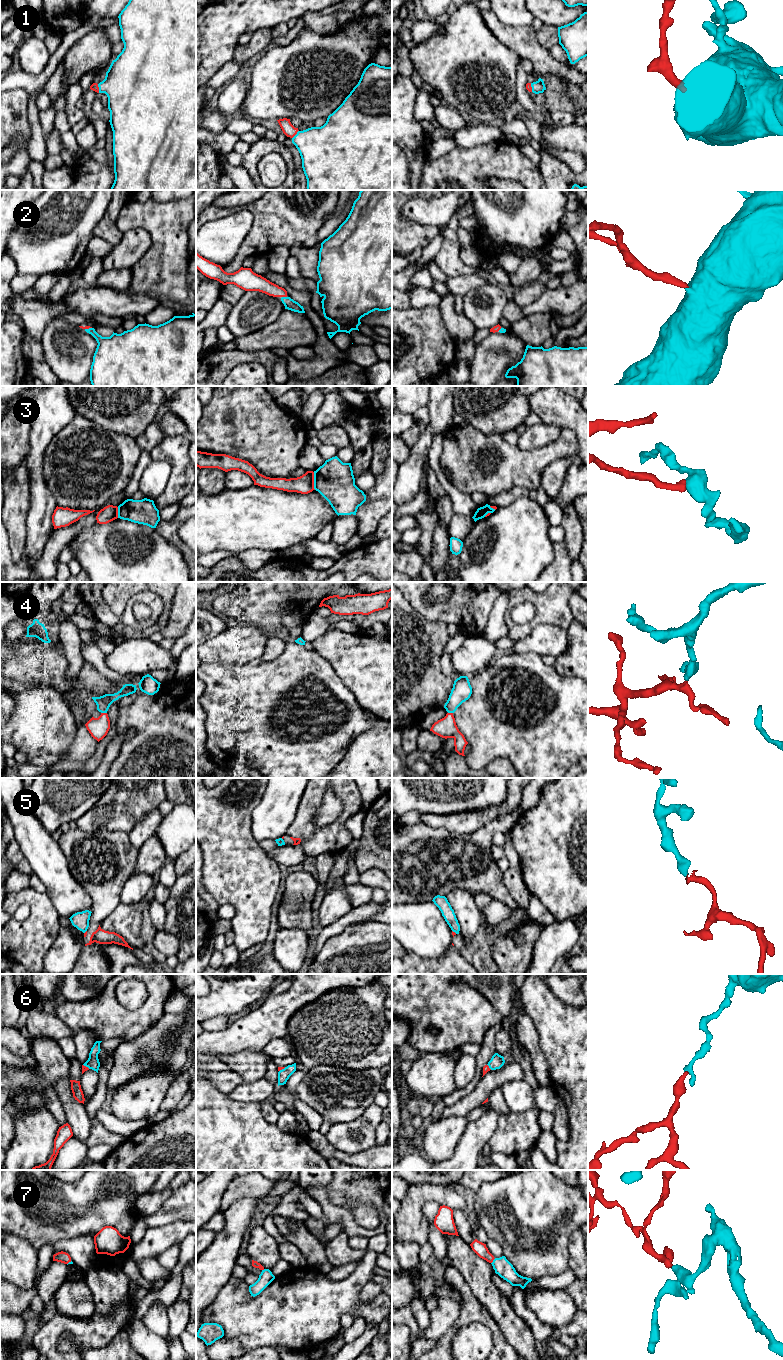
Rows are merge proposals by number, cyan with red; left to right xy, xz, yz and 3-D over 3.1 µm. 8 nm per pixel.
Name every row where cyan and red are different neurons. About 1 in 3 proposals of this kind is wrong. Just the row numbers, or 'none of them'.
3

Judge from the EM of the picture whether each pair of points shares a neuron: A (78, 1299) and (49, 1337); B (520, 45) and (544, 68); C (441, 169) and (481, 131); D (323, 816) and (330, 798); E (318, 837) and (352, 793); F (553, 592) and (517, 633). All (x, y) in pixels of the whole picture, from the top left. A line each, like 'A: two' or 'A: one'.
A: two
B: one
C: two
D: one
E: one
F: one

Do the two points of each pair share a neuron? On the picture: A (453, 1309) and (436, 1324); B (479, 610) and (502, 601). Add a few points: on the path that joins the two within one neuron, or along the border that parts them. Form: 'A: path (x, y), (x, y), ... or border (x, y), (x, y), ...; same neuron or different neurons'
A: path (449, 1311), (440, 1320); same neuron
B: border (503, 592), (493, 602), (485, 628); different neurons

